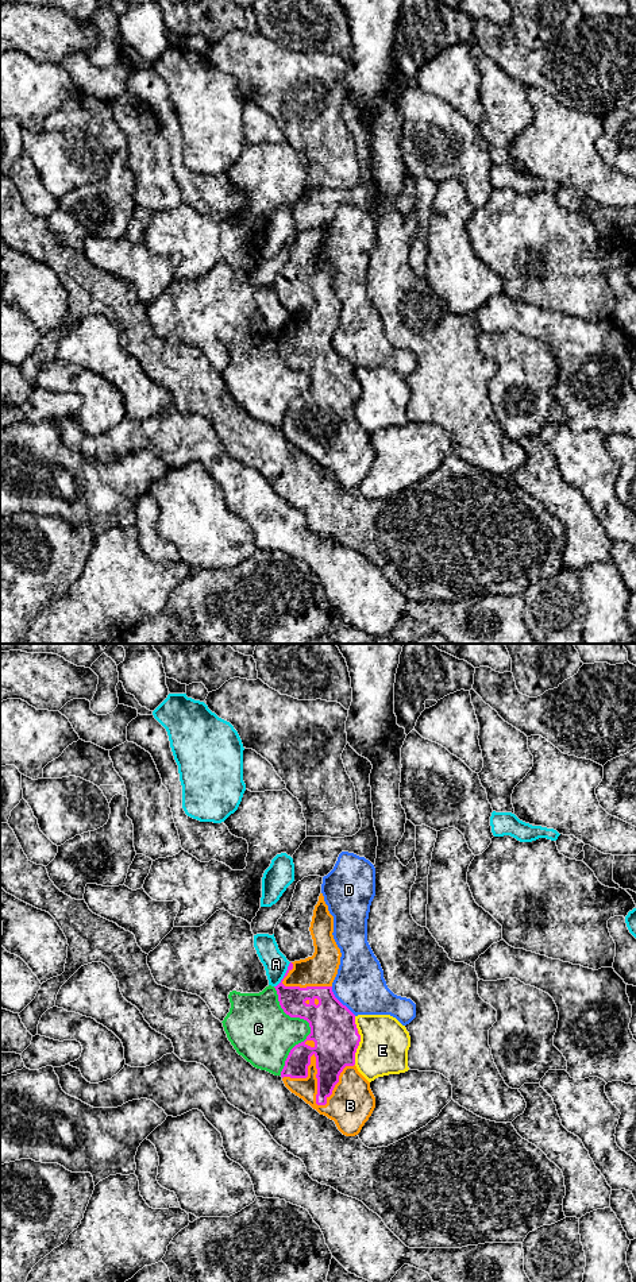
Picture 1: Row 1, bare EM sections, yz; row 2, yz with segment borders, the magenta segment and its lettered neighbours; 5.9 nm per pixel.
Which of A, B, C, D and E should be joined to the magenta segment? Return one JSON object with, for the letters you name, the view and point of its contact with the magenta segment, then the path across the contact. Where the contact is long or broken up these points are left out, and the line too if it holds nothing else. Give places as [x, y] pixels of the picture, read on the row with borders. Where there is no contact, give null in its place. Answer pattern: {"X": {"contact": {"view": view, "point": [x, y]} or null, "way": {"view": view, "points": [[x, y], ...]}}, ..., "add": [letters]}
{"B": {"contact": {"view": "yz", "point": [318, 1082]}}, "add": ["B"]}

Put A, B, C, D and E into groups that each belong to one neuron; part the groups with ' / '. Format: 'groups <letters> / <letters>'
groups A / B / C / D / E

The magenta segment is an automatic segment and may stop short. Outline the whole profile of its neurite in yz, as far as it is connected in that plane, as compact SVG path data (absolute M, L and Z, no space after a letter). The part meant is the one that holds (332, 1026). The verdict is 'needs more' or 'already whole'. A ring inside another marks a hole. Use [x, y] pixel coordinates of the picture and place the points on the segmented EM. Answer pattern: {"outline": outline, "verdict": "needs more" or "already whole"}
{"outline": "M323 893L315 905L309 931L315 946L313 955L290 962L284 978L274 986L284 1012L290 1018L307 1020L311 1027L307 1039L290 1050L281 1077L292 1093L320 1115L334 1120L343 1135L355 1136L371 1116L375 1097L370 1082L355 1066L355 1053L361 1042L355 1015L332 992L342 953L332 935L334 916L328 911Z", "verdict": "needs more"}

